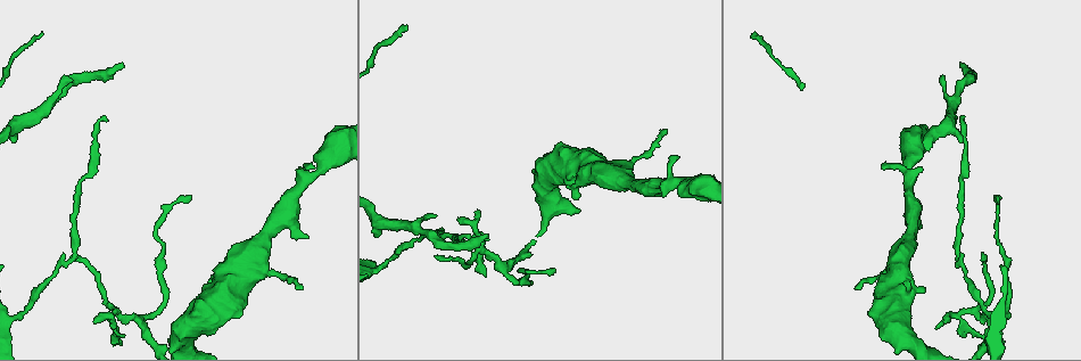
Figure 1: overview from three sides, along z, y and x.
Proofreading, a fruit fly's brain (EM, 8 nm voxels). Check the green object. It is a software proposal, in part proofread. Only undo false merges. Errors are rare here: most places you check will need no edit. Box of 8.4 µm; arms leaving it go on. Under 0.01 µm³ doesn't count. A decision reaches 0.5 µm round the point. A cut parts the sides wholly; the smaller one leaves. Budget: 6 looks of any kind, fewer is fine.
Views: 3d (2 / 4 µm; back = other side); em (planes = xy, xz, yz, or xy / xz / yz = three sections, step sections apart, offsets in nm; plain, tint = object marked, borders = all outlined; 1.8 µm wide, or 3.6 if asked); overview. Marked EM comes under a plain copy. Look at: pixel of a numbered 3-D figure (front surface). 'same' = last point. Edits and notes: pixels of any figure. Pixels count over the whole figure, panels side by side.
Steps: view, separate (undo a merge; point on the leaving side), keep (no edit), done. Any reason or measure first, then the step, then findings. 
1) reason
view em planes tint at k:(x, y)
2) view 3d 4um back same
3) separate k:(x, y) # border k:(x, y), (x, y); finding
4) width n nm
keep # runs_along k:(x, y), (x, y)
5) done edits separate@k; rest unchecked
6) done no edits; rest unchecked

calibre changes
view em yz step 16 tint at 1:(376, 270)

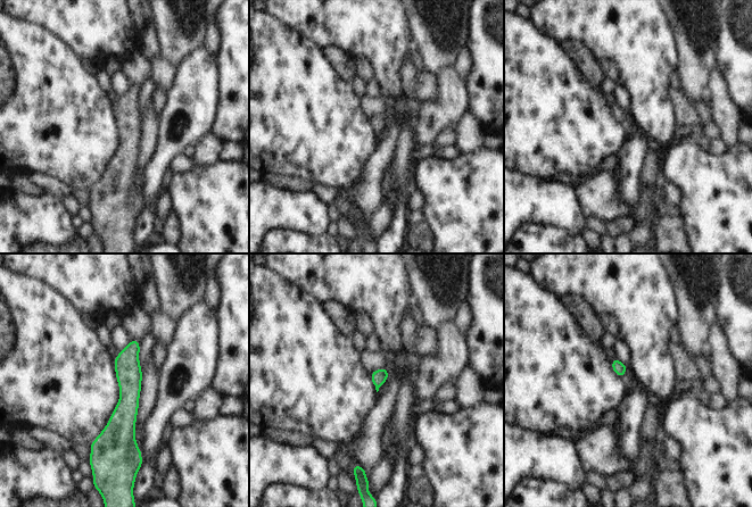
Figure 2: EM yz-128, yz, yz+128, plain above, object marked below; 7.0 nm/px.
cut it another way
view em planes borders same

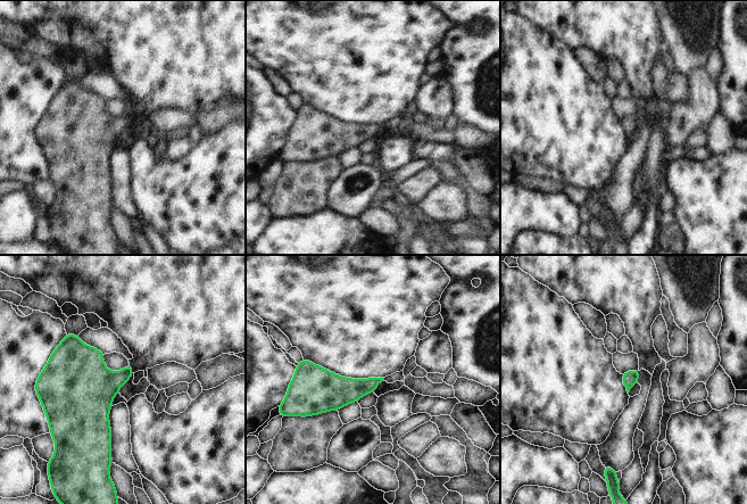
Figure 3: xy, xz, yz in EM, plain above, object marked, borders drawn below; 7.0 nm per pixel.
width 110 nm
keep # continuous, no second neuron

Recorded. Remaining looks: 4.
sharp bend
view em xy step 8 tint at 1:(113, 315)

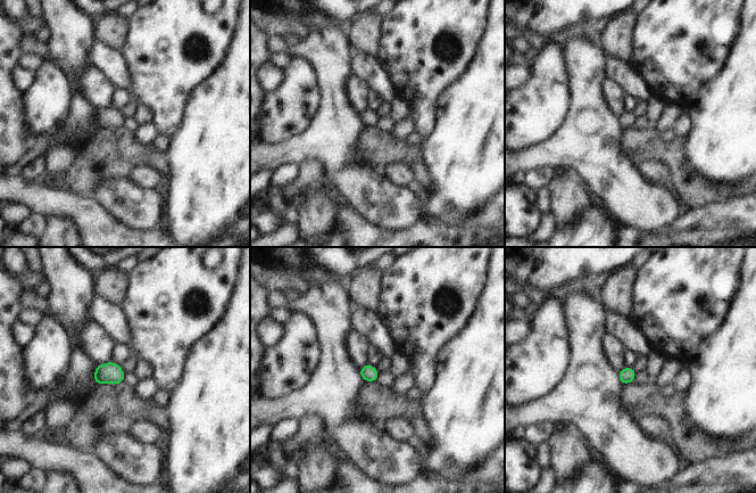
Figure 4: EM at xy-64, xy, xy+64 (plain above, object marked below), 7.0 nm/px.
another direction
view em planes borders same

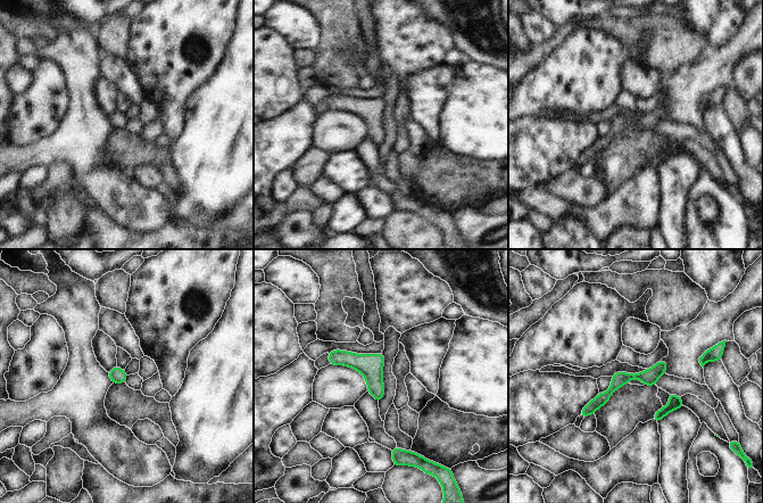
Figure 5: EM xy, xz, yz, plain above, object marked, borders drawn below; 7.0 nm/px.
keep # runs_along 5:(664, 363), (623, 378), (582, 413); one neuron here

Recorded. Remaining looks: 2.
calibre changes
view em 3.6um xz step 16 tint at 1:(273, 273)

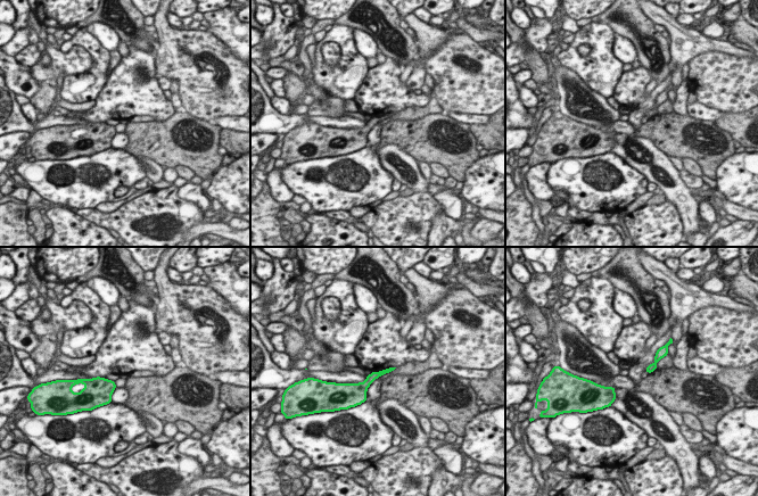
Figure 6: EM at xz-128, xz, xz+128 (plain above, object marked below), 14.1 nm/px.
width 120 nm
keep # continuous, no second neuron

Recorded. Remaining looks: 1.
done no edits; rest unchecked

